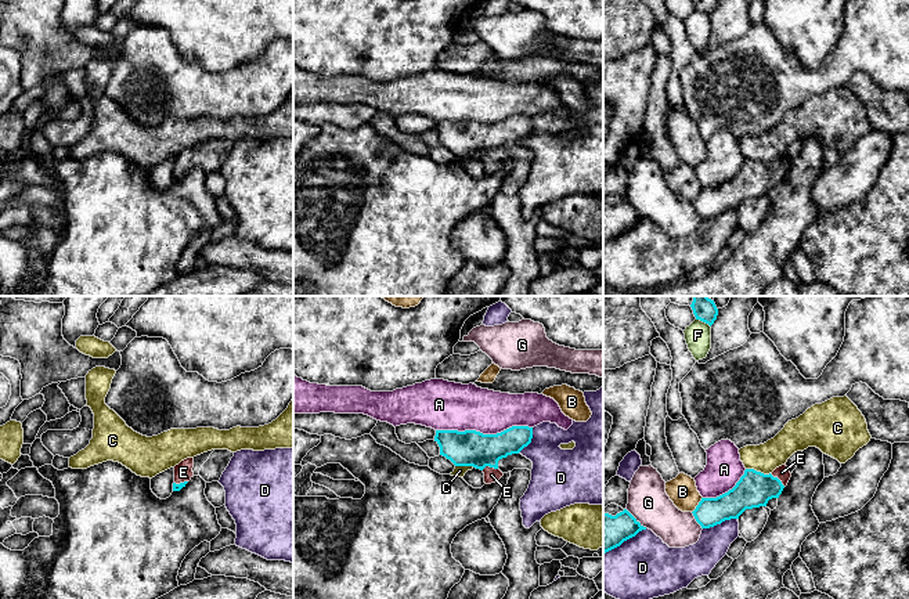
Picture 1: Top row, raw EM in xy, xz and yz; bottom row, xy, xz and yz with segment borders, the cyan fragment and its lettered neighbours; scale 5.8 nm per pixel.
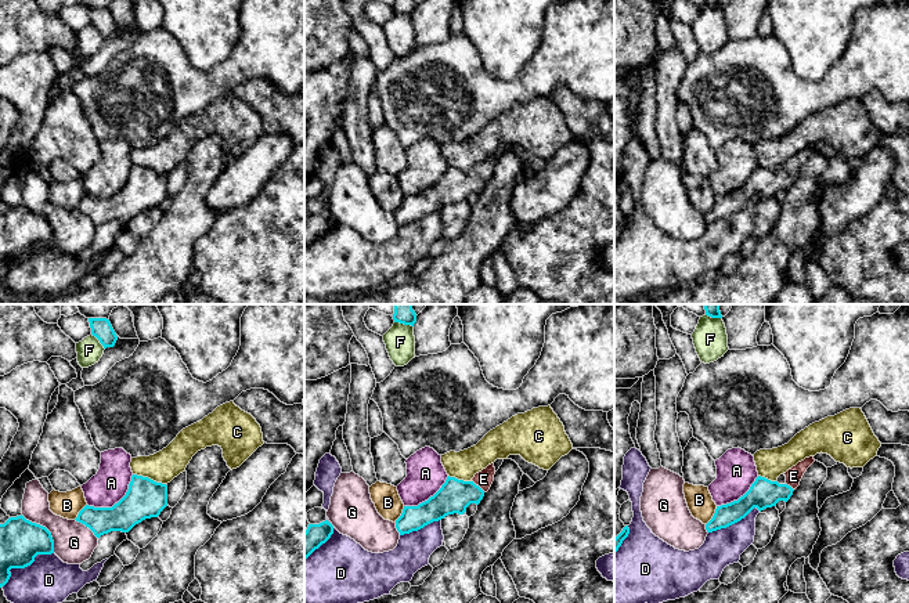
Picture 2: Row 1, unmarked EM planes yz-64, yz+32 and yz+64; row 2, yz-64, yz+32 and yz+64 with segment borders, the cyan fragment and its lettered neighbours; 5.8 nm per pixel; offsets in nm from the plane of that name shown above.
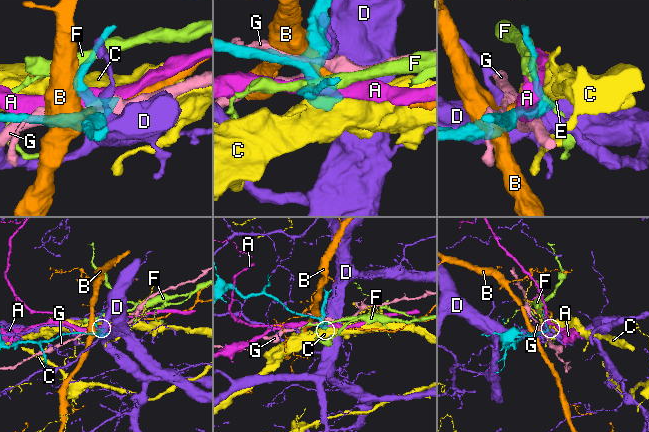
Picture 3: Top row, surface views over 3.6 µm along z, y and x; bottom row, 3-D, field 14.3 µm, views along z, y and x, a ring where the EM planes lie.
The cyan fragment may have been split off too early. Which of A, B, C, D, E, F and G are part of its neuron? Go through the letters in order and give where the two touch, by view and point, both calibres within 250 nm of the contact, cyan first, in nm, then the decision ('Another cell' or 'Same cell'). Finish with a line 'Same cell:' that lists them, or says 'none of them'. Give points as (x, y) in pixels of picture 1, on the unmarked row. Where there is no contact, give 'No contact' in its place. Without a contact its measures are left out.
A: Touches cyan at xz (482, 123). Thickness 200 nm (cyan) against 280 nm. Another cell
B: Touches cyan at yz (698, 195). Thickness 160 nm (cyan) against 170 nm. Another cell
C: Touches cyan at yz (758, 162). Thickness 200 nm (cyan) against 170 nm. Another cell
D: Touches cyan at yz (720, 213). Thickness 180 nm (cyan) against 190 nm. Another cell
E: Touches cyan at yz (778, 169). Thickness 200 nm (cyan) against 80 nm. Same cell
F: Touches cyan at yz (703, 11). Thickness 80 nm (cyan) against 160 nm. Another cell
G: Touches cyan at yz (635, 209). Thickness 220 nm (cyan) against 240 nm. Another cell
Same cell: E

